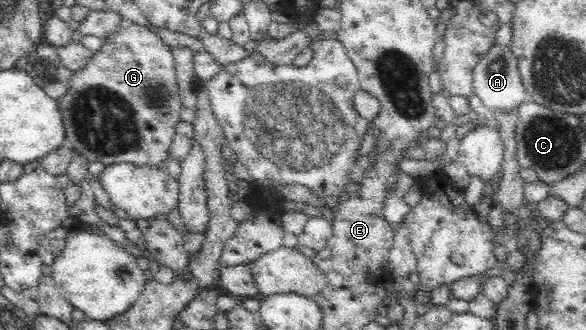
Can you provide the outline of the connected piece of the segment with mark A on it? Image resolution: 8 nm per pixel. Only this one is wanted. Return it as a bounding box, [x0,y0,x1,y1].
[472,45,528,113]

